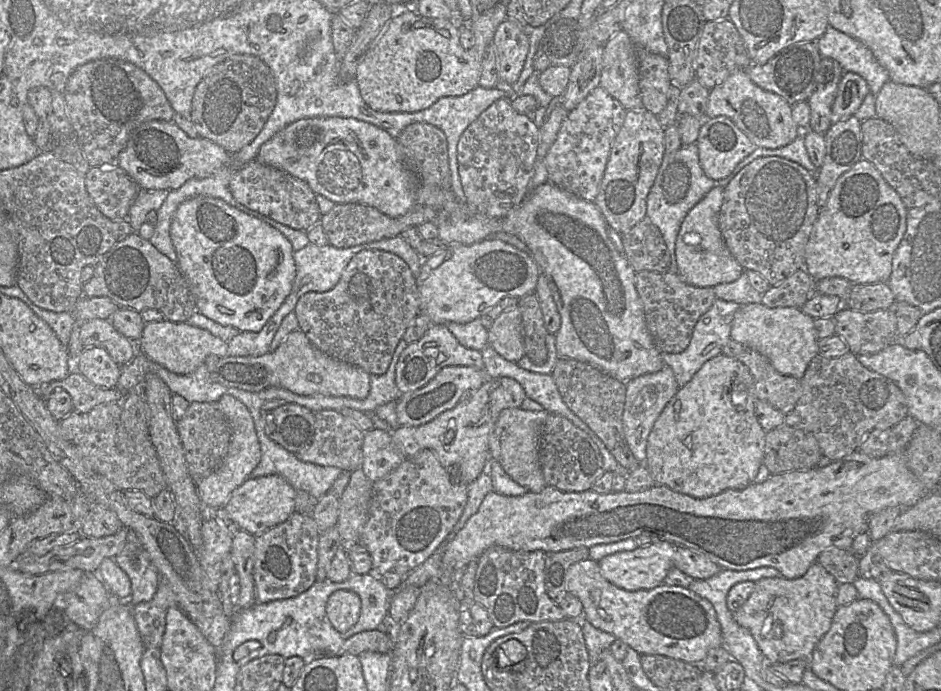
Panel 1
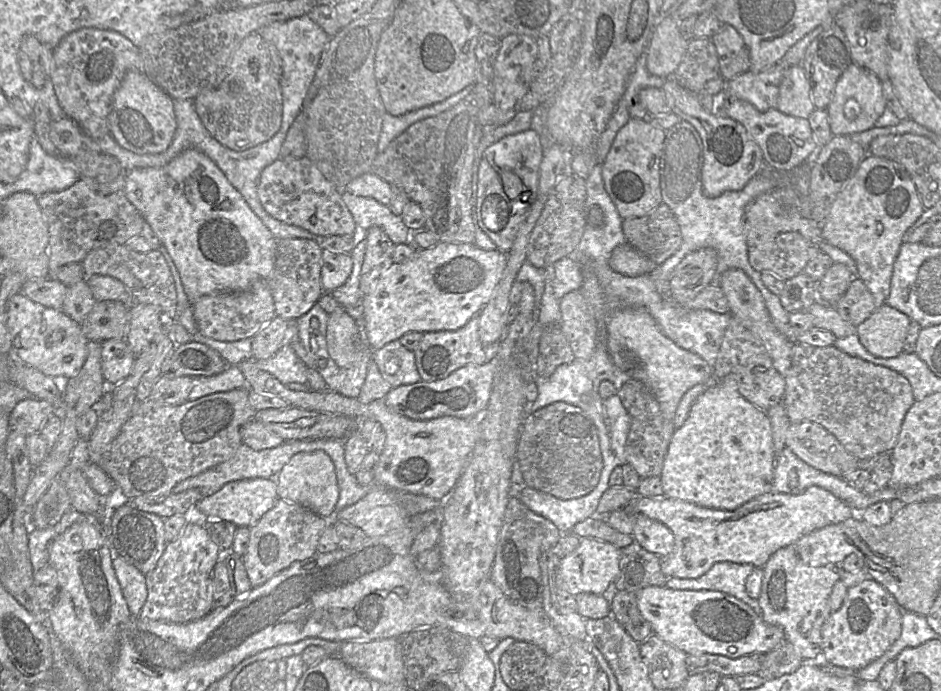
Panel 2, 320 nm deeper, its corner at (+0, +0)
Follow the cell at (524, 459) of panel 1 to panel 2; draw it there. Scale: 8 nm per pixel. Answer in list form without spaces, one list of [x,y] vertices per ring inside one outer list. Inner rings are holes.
[[[473,316],[456,330],[439,330],[422,333],[413,350],[415,366],[423,381],[443,379],[458,368],[468,364],[481,365],[486,362],[483,345],[478,337],[478,316]]]

